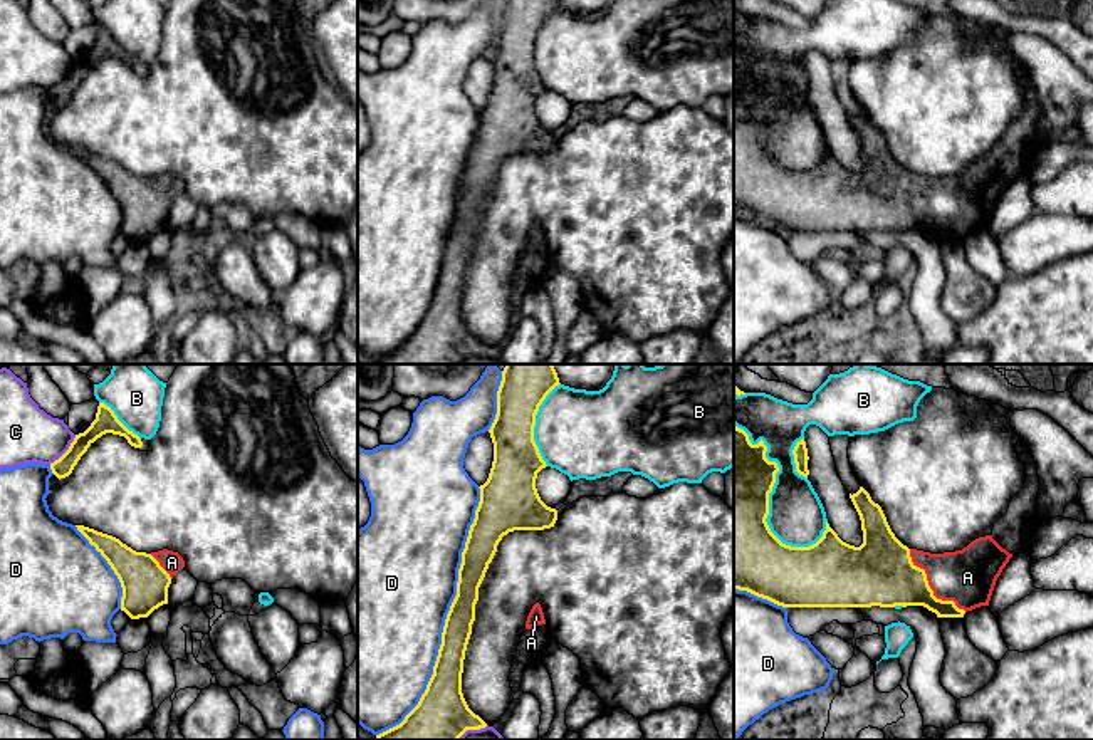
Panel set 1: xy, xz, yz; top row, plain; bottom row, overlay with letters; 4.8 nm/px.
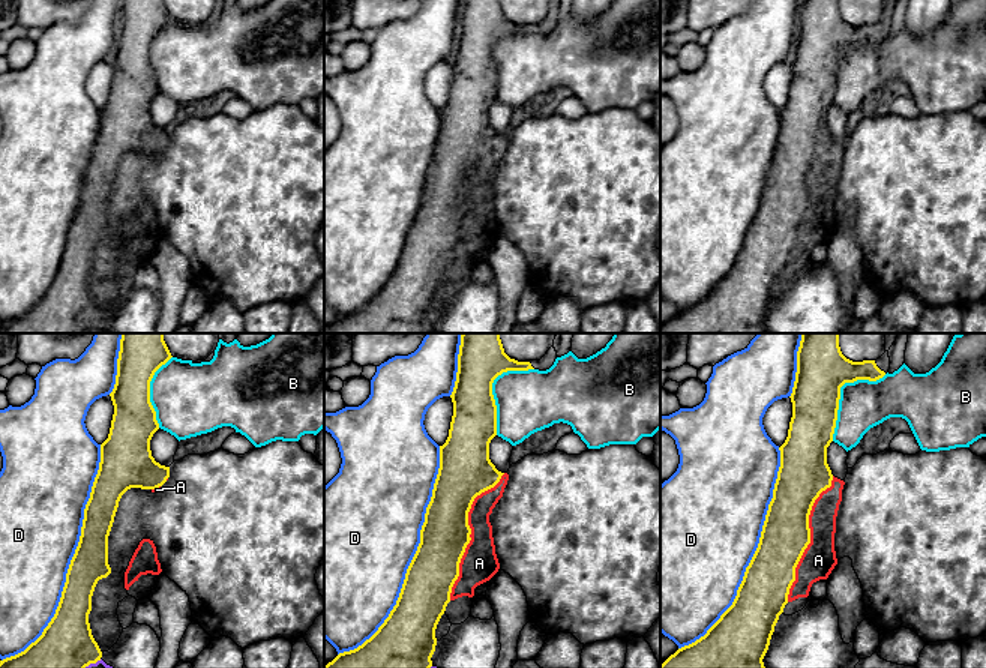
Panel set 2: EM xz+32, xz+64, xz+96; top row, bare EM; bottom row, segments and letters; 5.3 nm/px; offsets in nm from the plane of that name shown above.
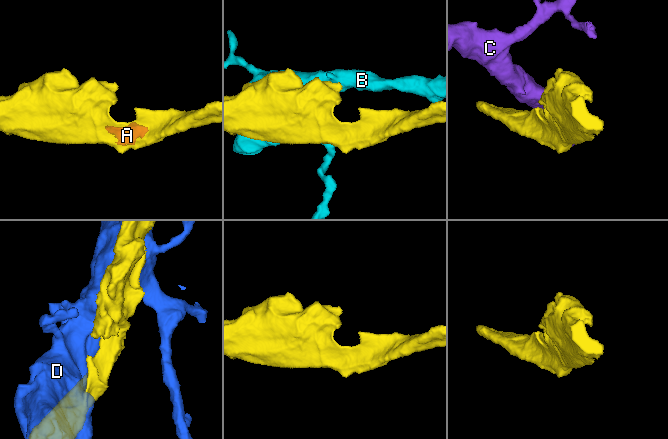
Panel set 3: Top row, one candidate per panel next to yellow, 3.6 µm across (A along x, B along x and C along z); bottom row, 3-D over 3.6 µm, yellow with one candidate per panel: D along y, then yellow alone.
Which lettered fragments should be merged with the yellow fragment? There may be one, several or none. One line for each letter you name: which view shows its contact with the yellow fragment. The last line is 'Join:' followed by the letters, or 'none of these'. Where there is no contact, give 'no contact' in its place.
A: yz
Join: A

